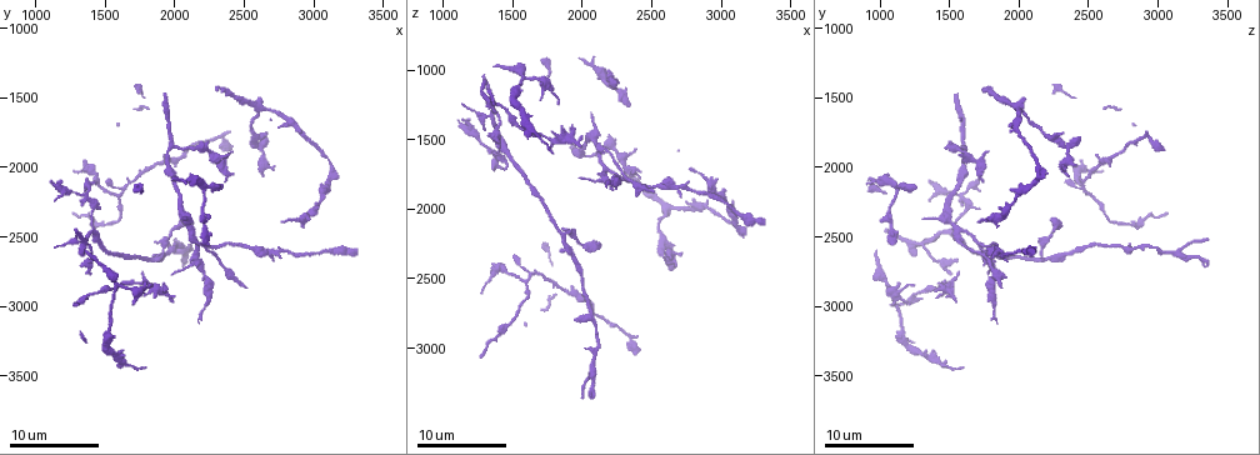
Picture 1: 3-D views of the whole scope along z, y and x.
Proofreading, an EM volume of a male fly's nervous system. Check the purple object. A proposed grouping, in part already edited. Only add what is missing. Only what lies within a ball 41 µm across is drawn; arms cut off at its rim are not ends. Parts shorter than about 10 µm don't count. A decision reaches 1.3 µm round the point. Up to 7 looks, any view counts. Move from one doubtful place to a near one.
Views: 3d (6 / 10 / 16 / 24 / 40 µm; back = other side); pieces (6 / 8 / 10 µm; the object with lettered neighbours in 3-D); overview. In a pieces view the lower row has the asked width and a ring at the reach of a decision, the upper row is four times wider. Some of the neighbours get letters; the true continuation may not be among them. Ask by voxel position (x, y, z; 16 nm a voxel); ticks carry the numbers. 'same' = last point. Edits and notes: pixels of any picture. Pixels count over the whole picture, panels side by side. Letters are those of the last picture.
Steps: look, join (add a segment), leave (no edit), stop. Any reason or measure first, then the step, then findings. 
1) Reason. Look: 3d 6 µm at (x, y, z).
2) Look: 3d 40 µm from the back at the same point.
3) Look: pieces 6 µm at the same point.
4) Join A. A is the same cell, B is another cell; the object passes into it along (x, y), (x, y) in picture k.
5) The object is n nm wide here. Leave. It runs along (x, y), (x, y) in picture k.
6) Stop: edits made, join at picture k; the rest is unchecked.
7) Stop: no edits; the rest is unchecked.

An open end. Look: pieces 10 µm at (2480, 2840, 1860).

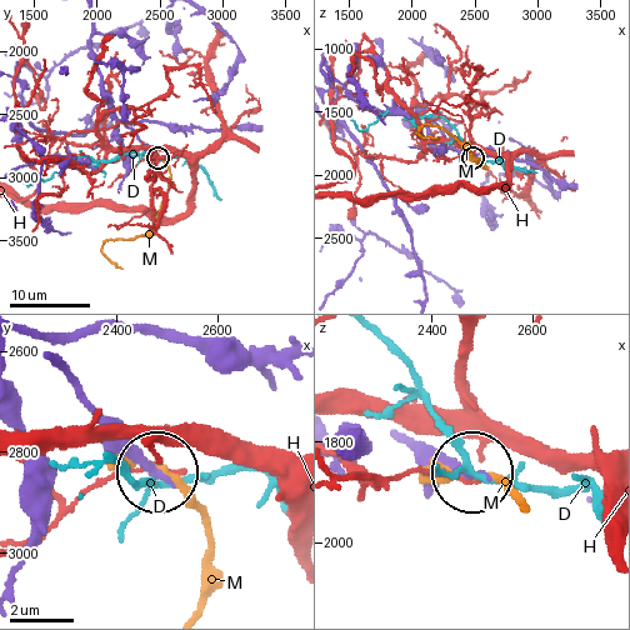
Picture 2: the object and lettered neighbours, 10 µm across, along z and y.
Leave. D, H and M are other cells; no lettered segment goes on from it.

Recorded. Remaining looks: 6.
Free end. Look: 3d 10 µm at (2160, 3100, 1840).

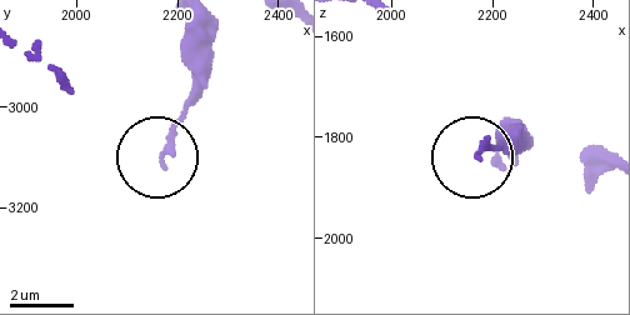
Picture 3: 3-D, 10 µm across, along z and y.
Look: pieces 6 µm at (2170, 3110, 1835).

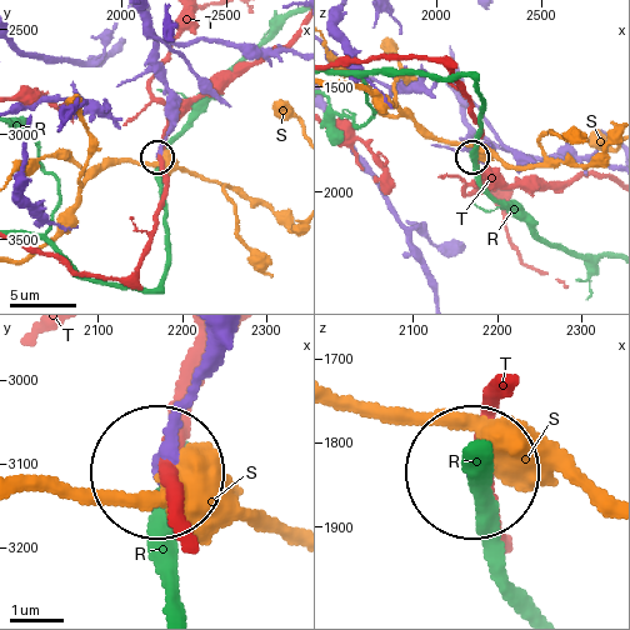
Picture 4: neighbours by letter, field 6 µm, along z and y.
Leave. R, S and T are other cells; no lettered segment goes on from it.

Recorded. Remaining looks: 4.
Branch stops here. Look: pieces 8 µm at (2360, 2100, 1740).

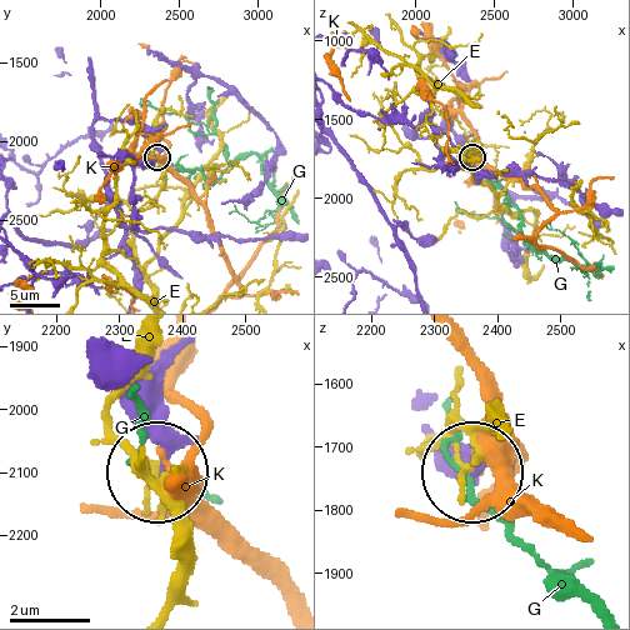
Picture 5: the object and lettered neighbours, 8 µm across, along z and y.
Leave. E, G and K are other cells; it runs along (90, 359), (161, 449), (158, 466) in picture 5; none of them fits.

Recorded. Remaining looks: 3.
End of a long branch. Look: pieces 6 µm at (2620, 2060, 2340).

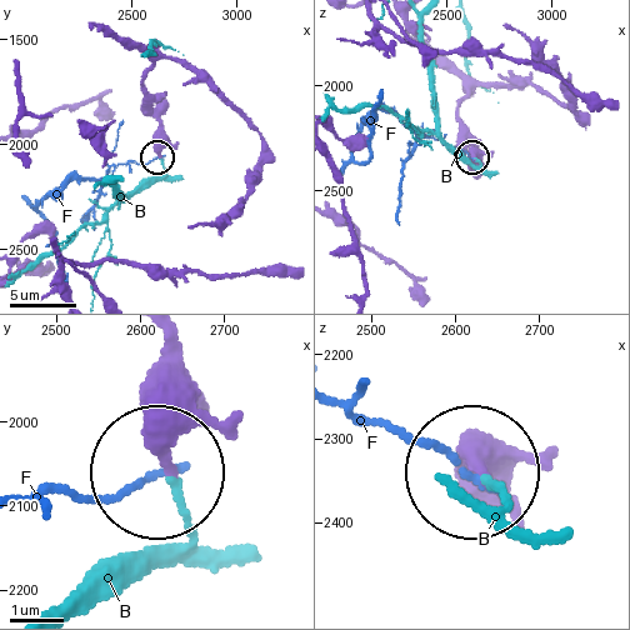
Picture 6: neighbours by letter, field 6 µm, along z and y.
Leave. B and F are other cells; it runs along (560, 105), (528, 85), (478, 86), (456, 111), (474, 158) in picture 6; none of them fits.

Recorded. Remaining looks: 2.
Stop: no edits; the rest is unchecked.

